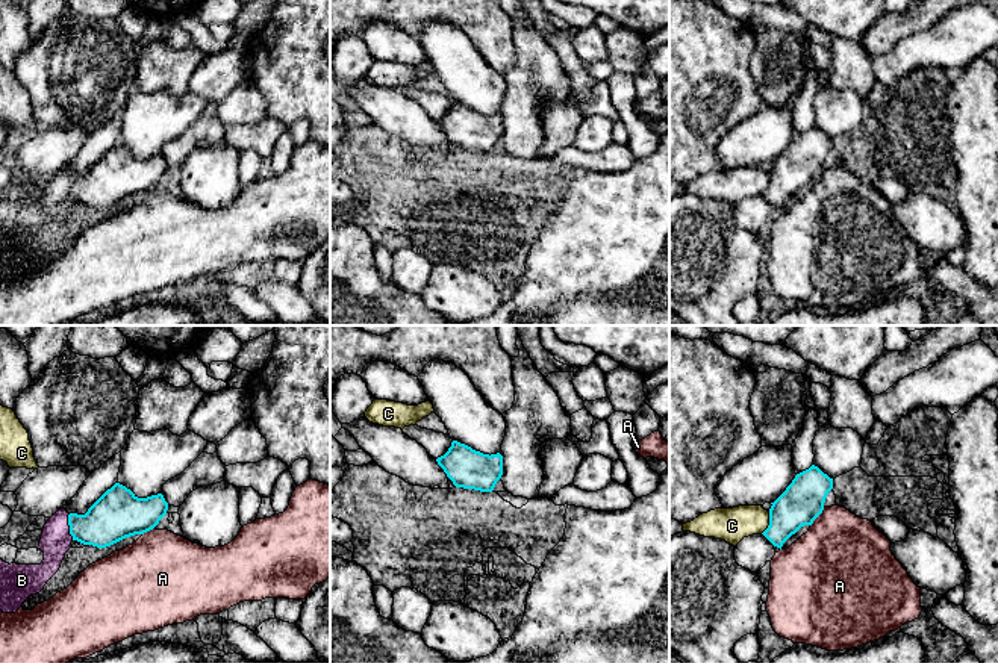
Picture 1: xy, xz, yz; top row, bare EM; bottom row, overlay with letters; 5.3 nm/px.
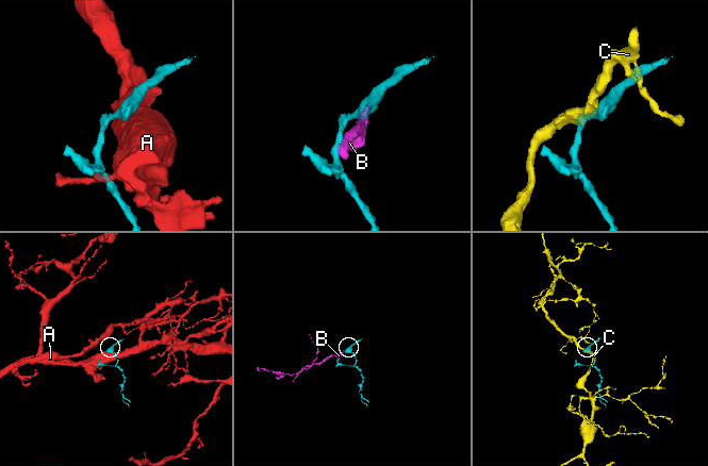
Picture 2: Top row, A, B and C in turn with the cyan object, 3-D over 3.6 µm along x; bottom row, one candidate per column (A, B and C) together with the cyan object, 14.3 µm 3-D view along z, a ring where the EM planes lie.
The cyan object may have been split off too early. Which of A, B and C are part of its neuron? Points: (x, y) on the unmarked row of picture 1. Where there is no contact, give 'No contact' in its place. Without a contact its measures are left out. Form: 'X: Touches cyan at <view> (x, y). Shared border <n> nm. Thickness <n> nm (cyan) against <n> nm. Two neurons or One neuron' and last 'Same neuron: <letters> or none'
A: Touches cyan at yz (818, 176). Shared border 130 nm. Thickness 220 nm (cyan) against 440 nm. Two neurons
B: Touches cyan at xy (70, 188). Shared border 150 nm. Thickness 260 nm (cyan) against 160 nm. One neuron
C: Touches cyan at yz (770, 183). Shared border 130 nm. Thickness 220 nm (cyan) against 180 nm. Two neurons
Same neuron: B

